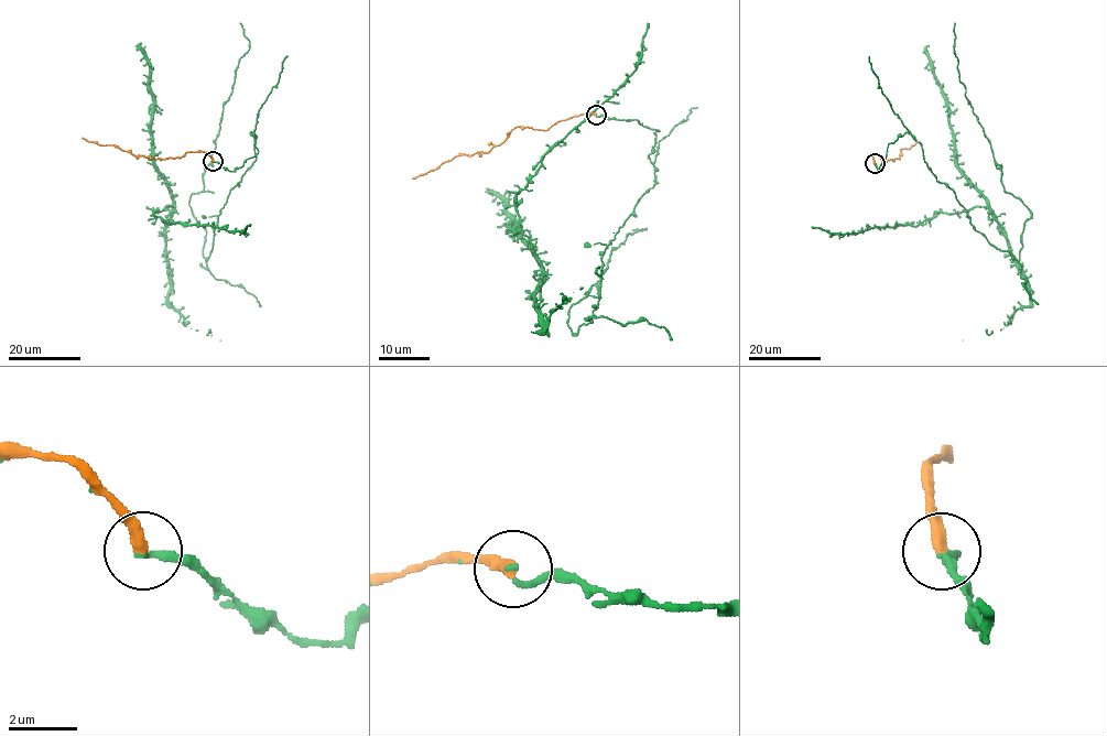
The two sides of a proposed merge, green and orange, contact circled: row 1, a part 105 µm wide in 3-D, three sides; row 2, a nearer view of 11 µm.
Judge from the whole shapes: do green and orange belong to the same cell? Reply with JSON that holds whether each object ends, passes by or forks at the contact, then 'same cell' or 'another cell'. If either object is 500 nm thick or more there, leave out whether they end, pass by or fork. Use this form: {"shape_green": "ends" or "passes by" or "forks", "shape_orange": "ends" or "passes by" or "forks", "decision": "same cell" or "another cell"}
{"shape_green": "ends", "shape_orange": "ends", "decision": "same cell"}

